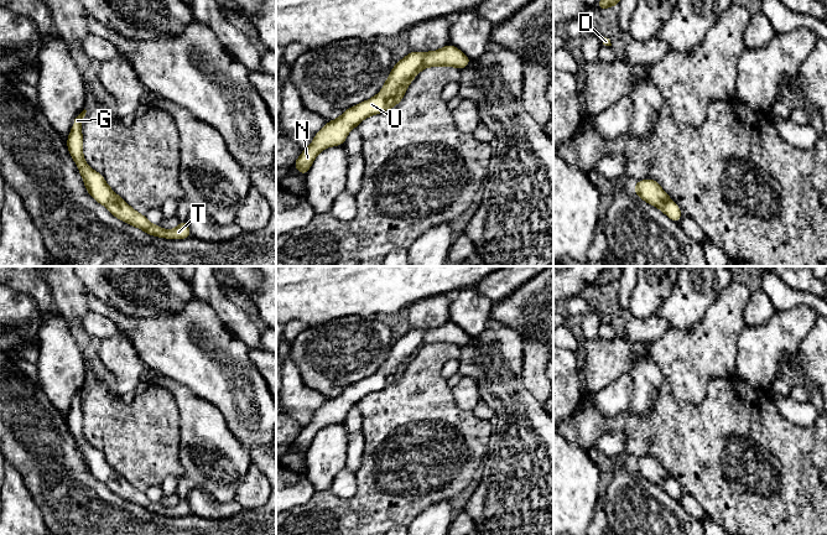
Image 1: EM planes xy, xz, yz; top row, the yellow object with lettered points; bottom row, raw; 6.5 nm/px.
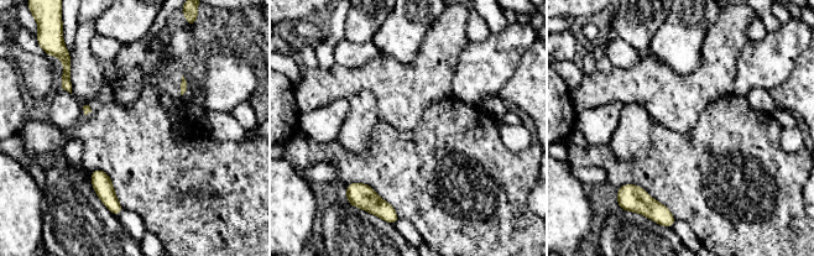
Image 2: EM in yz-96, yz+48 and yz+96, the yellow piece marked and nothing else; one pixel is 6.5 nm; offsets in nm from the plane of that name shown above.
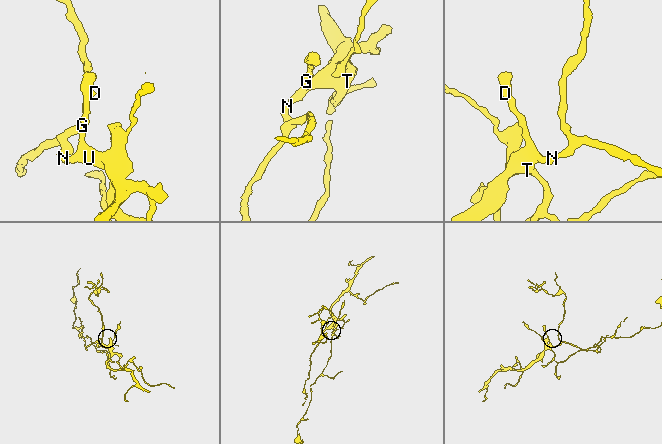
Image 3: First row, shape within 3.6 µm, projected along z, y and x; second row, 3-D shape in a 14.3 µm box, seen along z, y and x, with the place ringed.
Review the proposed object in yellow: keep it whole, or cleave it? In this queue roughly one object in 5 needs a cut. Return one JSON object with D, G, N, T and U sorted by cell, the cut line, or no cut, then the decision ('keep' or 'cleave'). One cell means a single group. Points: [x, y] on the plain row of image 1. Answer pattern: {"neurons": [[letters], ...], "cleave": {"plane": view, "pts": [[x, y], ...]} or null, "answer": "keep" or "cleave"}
{"neurons": [["D", "G", "N", "T", "U"]], "cleave": null, "answer": "keep"}

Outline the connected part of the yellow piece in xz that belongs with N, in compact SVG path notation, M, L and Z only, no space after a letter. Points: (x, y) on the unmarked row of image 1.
M452 321L432 329L411 328L396 339L383 367L374 375L347 386L338 396L327 401L316 411L312 421L302 428L293 445L306 453L316 433L326 425L344 422L349 409L368 394L384 390L400 380L411 358L421 347L435 343L464 347L470 336Z

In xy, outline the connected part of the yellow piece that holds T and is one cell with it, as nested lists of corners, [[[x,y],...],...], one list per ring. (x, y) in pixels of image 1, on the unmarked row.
[[[84,386],[73,399],[72,407],[67,416],[69,432],[73,435],[87,464],[88,471],[120,498],[131,502],[152,514],[163,516],[188,516],[191,508],[187,498],[181,499],[175,507],[166,508],[162,504],[151,502],[145,492],[137,490],[124,477],[121,477],[106,461],[105,456],[90,446],[83,436],[83,412],[80,401],[85,394]]]

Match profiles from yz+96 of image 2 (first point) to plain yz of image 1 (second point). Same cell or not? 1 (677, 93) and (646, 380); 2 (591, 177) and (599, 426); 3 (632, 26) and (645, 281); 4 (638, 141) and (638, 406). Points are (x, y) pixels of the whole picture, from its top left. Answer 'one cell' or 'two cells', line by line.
1: two cells
2: two cells
3: one cell
4: one cell

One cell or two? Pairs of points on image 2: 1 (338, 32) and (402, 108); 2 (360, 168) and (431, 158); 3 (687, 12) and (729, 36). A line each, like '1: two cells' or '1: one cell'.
1: two cells
2: one cell
3: two cells

